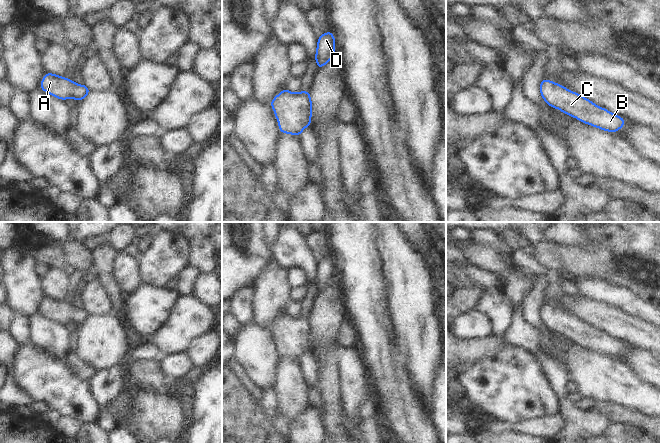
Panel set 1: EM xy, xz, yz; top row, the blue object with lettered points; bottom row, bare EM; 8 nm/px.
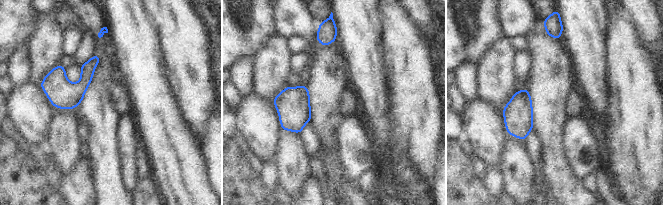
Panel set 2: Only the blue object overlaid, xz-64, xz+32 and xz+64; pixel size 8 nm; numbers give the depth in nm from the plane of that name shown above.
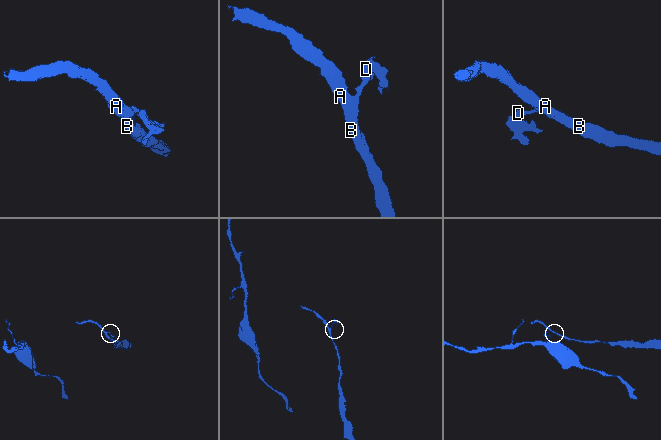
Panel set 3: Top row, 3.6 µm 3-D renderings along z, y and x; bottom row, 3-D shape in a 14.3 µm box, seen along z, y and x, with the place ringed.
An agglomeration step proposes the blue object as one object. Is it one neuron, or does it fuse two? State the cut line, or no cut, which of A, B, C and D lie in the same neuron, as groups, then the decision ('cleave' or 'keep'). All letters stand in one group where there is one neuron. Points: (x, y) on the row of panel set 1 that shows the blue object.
cut none; groups A B C D; keep

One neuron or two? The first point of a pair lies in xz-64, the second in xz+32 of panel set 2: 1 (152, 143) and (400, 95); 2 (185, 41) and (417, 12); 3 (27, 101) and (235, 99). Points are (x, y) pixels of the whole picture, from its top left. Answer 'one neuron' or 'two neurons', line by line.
1: two neurons
2: two neurons
3: two neurons

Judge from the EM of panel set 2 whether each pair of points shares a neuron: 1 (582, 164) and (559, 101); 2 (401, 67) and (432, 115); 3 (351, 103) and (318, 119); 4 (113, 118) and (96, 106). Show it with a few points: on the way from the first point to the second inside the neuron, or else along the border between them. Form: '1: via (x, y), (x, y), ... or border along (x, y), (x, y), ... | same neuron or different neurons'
1: border along (570, 118), (565, 126), (565, 144), (567, 146) | different neurons
2: via (411, 79), (414, 97), (420, 103) | same neuron
3: border along (350, 86), (343, 96), (343, 116) | different neurons
4: via (109, 118), (100, 110) | same neuron

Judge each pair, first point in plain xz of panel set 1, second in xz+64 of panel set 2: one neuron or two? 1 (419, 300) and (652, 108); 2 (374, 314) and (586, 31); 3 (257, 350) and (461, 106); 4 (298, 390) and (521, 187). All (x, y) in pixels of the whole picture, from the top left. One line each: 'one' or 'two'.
1: one
2: one
3: two
4: one

